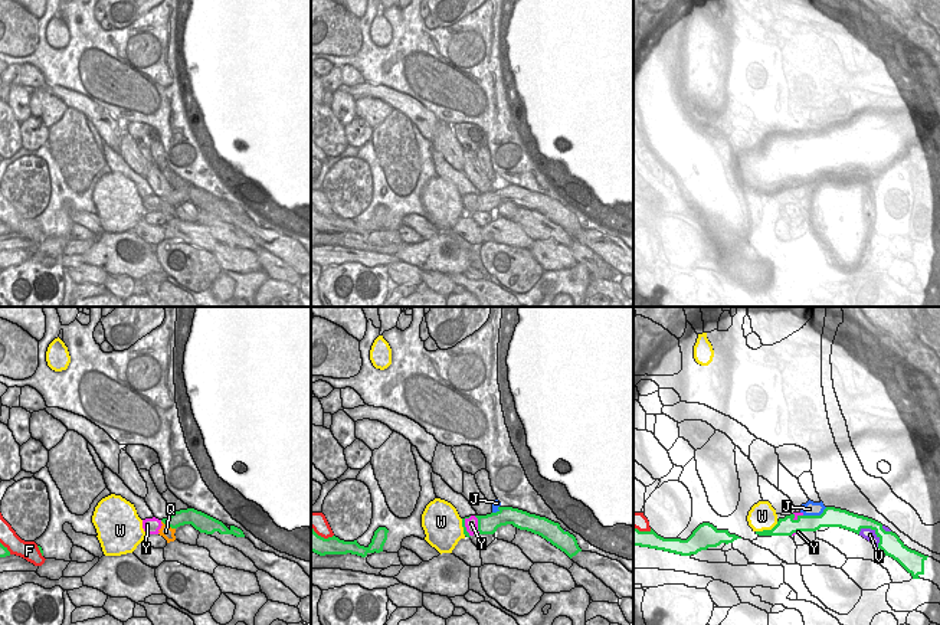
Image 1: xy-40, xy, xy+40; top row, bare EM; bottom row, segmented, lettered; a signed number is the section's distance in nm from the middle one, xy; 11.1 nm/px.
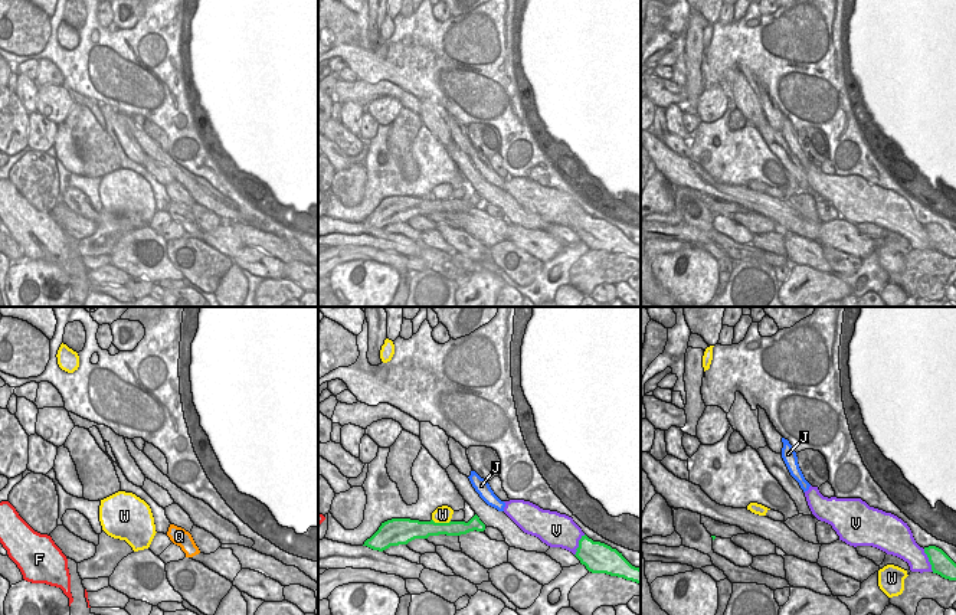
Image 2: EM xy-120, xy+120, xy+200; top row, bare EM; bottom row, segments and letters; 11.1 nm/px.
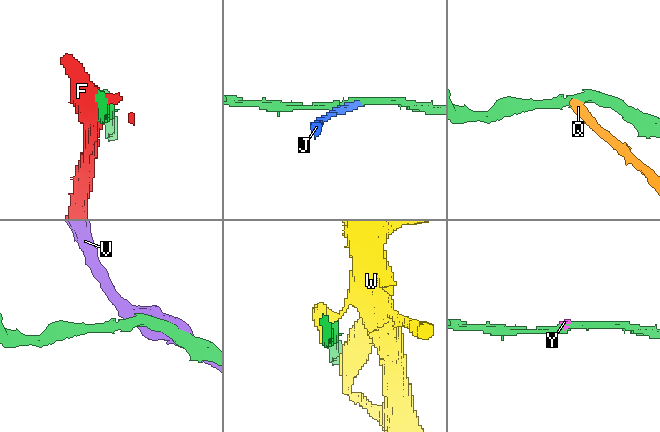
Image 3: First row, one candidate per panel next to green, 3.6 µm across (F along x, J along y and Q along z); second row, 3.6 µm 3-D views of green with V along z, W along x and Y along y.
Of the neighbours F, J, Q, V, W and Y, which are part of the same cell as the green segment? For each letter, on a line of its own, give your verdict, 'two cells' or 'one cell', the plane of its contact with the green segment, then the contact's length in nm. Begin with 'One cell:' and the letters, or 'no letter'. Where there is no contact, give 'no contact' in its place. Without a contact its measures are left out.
One cell: no letter
F: two cells | xy | 280 nm
J: two cells | xy+40 | 280 nm
Q: two cells | xy-40 | 190 nm
V: two cells | xy+40 | 300 nm
W: two cells | xy+40 | 280 nm
Y: two cells | xy | 220 nm

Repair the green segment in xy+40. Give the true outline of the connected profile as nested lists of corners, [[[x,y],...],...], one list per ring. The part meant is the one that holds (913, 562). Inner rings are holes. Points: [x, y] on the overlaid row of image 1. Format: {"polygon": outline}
{"polygon": [[[826,507],[821,516],[786,516],[785,518],[779,518],[772,530],[756,531],[756,534],[792,536],[797,531],[816,531],[821,527],[841,527],[857,534],[862,529],[871,529],[880,539],[878,549],[885,556],[897,560],[913,579],[920,579],[918,576],[924,575],[924,562],[928,556],[908,549],[895,533],[885,531],[881,523],[835,507]]]}

